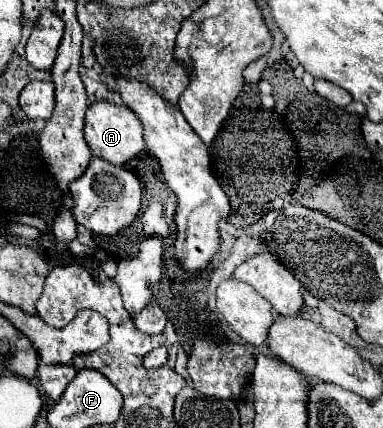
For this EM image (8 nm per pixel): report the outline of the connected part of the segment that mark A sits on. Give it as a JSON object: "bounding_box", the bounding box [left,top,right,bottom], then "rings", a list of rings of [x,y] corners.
{"bounding_box":[84,102,146,164],"rings":[[[94,102],[88,106],[86,120],[84,120],[84,138],[92,152],[92,156],[100,156],[102,160],[108,160],[110,164],[122,164],[146,150],[144,138],[142,138],[142,124],[136,118],[136,114],[126,108],[124,104],[114,102]]]}

